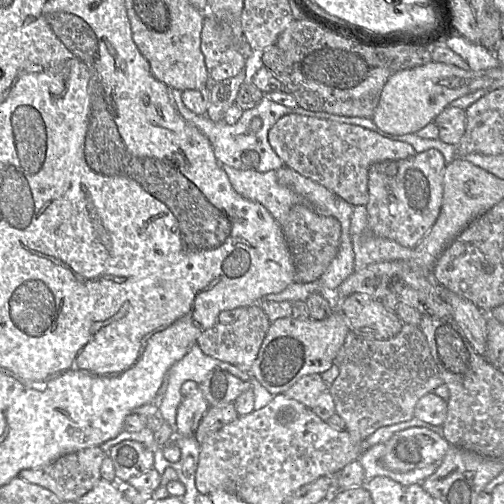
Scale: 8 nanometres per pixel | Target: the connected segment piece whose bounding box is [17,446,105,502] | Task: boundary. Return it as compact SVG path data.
M99 446L88 447L65 454L47 465L23 469L17 477L50 490L63 501L76 502L100 481L100 468L104 457L105 453Z

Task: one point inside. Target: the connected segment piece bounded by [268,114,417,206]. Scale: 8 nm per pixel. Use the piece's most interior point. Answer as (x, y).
(338, 156)

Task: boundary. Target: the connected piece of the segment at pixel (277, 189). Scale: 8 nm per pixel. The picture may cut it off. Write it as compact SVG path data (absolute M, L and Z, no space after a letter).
M244 152L242 160L253 169L242 170L222 165L232 187L244 198L262 204L280 225L285 222L294 205L308 203L301 195L279 184L276 170L256 171L260 161L257 152Z

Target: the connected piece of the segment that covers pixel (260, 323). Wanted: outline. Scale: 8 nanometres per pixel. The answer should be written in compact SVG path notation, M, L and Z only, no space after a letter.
M251 305L238 320L229 324L216 323L205 330L196 341L204 354L230 363L242 371L250 372L271 322L260 305Z

